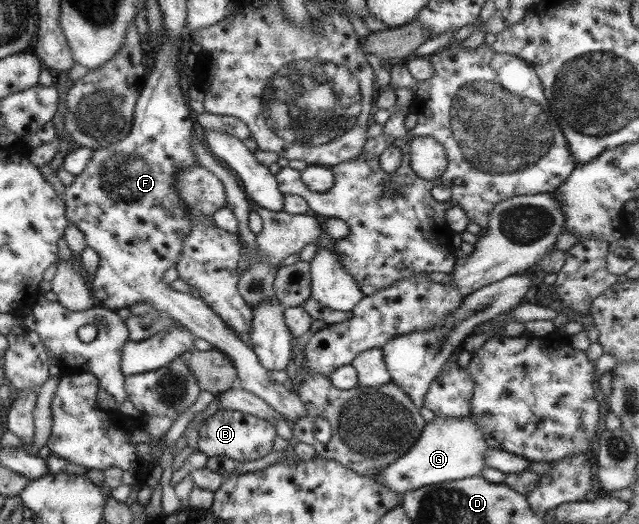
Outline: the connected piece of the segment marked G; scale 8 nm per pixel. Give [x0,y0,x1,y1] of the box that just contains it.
[377,414,486,495]

